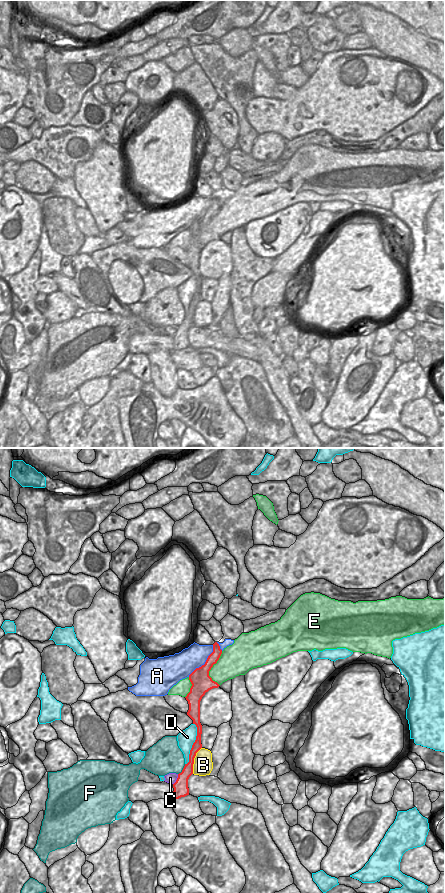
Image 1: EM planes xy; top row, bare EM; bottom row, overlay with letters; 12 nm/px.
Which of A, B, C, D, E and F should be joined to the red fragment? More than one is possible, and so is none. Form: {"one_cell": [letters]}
{"one_cell": []}

